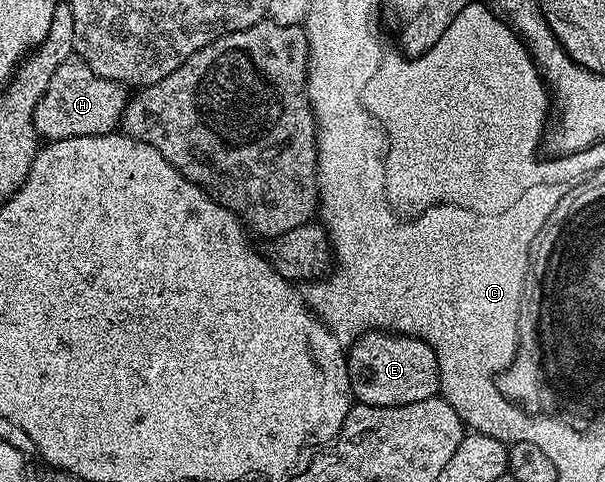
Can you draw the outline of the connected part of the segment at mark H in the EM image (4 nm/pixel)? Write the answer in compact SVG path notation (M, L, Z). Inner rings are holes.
M71 60L60 64L44 88L44 96L34 109L34 126L43 139L55 142L76 136L100 136L119 129L122 113L128 101L127 87L116 80L96 76L88 64Z

